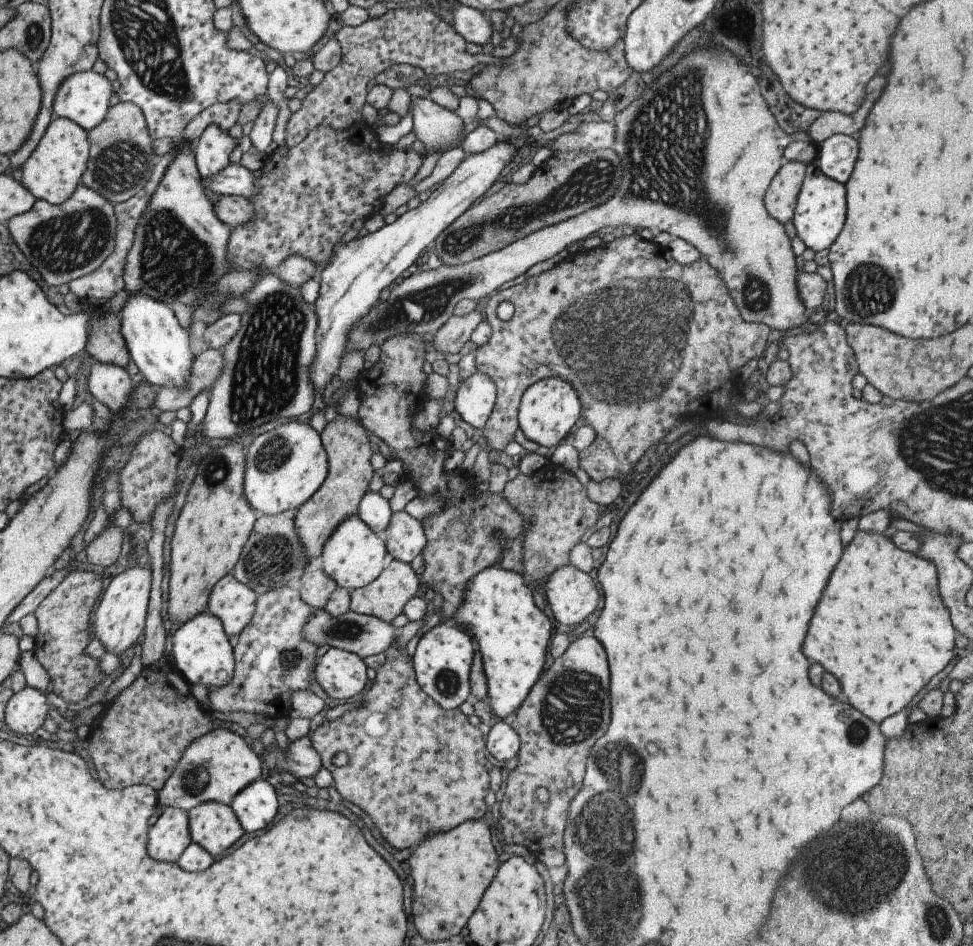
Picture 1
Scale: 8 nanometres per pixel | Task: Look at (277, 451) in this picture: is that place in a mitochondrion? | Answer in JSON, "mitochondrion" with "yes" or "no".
{"mitochondrion":"yes"}

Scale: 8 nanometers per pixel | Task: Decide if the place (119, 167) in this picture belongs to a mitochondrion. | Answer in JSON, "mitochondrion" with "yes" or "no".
{"mitochondrion":"yes"}

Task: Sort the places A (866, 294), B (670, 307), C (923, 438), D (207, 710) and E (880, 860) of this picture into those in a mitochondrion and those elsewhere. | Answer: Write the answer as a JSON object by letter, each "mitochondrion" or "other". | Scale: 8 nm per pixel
{"A":"mitochondrion","B":"mitochondrion","C":"mitochondrion","D":"other","E":"mitochondrion"}

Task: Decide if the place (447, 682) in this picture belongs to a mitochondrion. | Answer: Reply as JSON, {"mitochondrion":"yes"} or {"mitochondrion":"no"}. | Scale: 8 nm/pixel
{"mitochondrion":"yes"}

